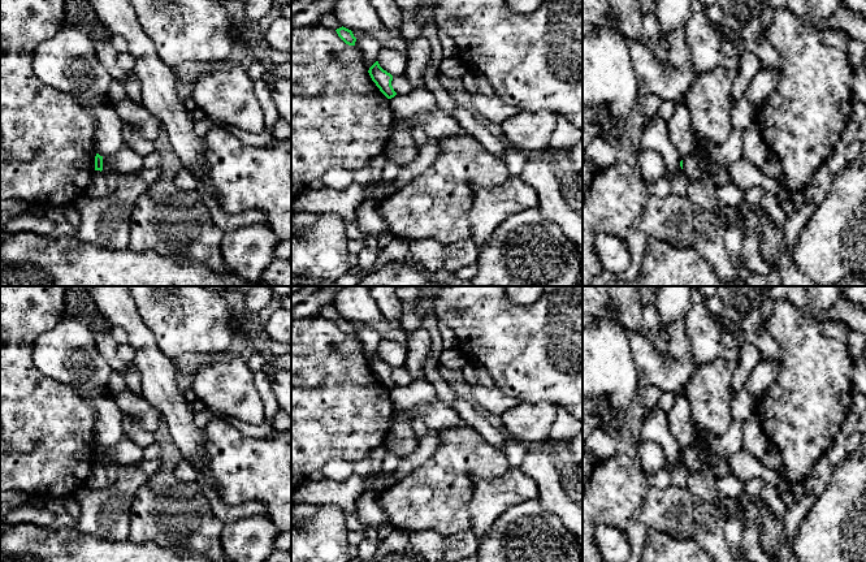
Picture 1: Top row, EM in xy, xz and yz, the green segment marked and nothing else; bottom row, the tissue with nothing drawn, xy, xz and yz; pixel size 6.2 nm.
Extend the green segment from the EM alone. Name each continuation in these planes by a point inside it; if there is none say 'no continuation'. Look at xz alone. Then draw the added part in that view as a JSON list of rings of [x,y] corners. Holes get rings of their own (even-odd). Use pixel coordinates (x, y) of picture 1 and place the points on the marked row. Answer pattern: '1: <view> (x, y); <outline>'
no continuation

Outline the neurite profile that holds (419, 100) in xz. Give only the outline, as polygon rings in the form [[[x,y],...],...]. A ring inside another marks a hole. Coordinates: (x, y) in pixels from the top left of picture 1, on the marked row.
[[[425,87],[412,88],[406,95],[395,95],[390,99],[395,117],[412,117],[430,112],[437,107],[434,95]]]

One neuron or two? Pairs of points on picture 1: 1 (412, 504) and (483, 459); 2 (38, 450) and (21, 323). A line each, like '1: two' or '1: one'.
1: one
2: one

